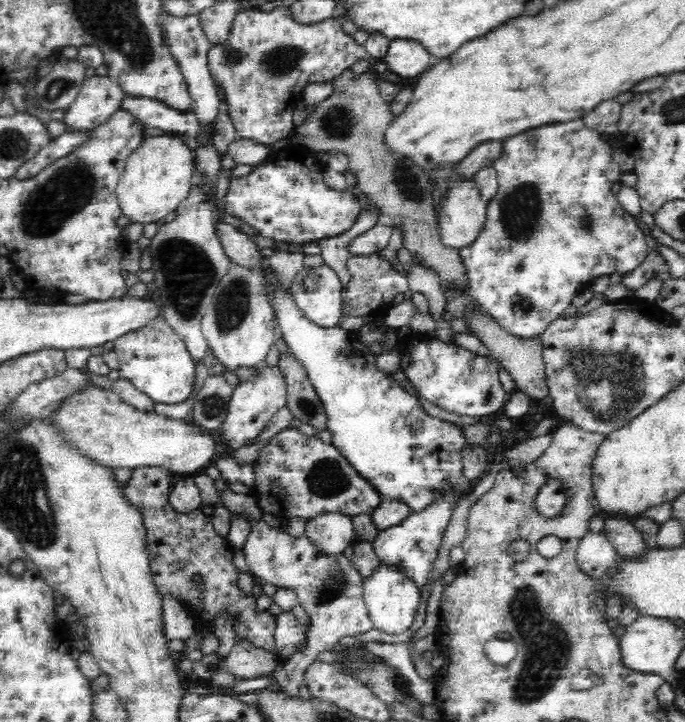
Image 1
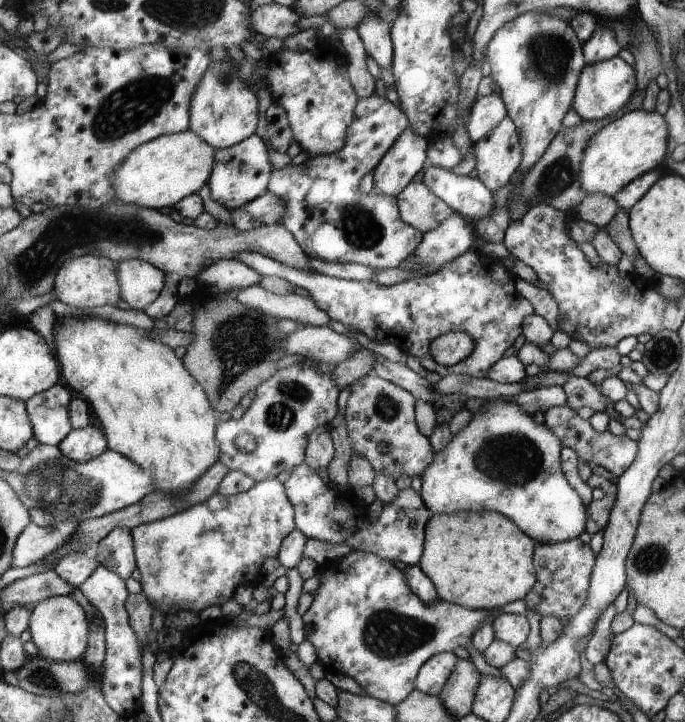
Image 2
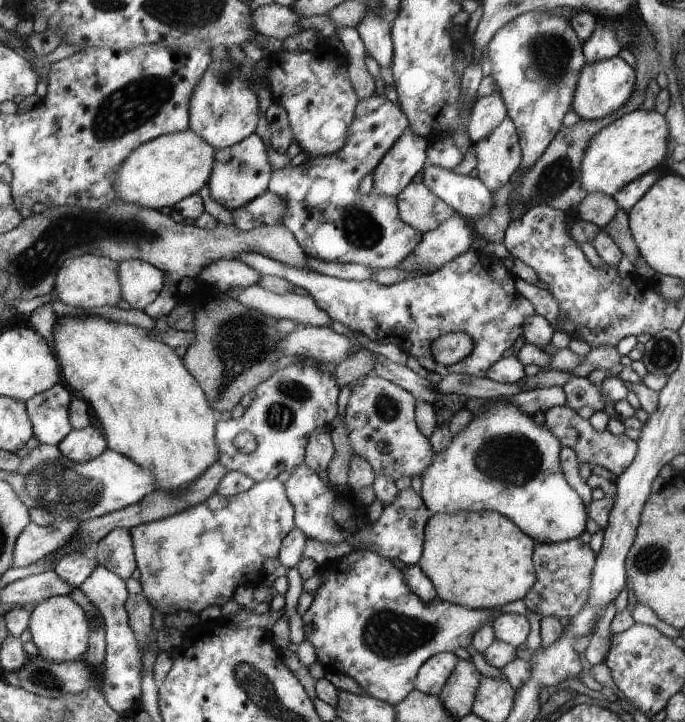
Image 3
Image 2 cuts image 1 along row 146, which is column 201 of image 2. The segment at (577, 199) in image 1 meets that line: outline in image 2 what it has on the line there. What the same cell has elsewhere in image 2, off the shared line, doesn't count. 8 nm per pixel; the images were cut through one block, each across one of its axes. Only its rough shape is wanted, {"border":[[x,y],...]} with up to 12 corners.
{"border":[[280,478],[131,529],[164,615],[258,586],[295,527]]}

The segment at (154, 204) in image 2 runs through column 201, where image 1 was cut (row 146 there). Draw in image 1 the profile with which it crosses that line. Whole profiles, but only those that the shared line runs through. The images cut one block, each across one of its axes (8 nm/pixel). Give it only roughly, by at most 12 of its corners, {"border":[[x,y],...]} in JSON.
{"border":[[177,134],[126,159],[118,203],[131,225],[159,223],[188,196],[195,154]]}

